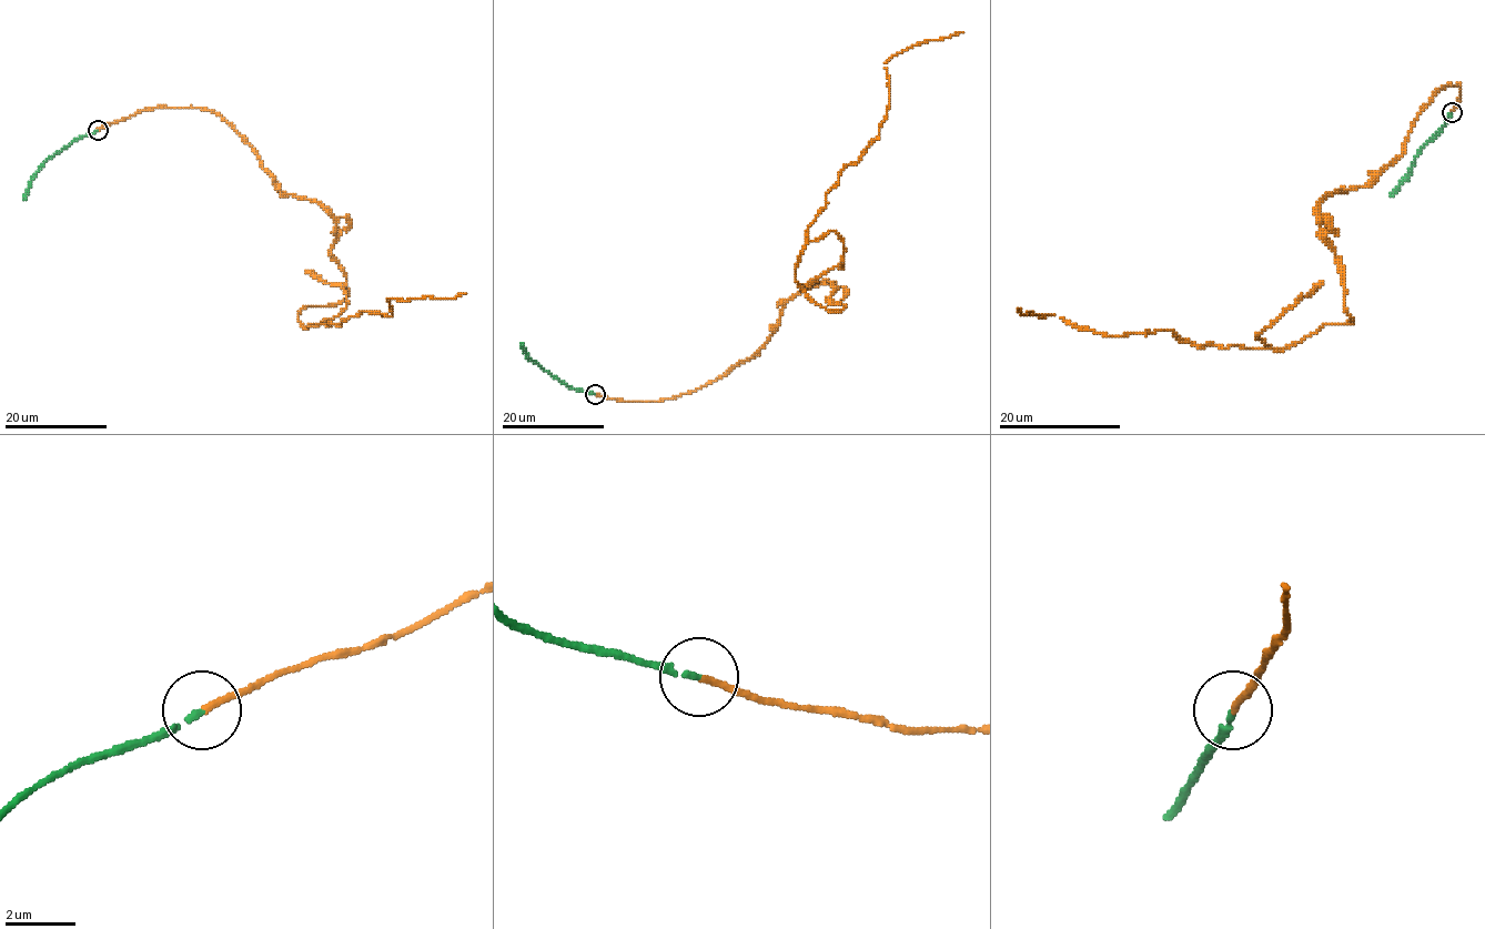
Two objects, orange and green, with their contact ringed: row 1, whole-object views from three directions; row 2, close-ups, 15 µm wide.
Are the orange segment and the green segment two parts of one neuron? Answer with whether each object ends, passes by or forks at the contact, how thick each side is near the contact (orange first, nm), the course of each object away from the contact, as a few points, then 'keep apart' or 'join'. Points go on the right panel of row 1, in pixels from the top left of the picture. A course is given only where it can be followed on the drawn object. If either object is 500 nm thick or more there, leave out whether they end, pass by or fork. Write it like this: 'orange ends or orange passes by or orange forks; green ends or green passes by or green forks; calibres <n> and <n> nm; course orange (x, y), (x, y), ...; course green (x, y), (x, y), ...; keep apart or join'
orange ends; green ends; calibres 170 and 160 nm; course orange (1452, 112), (1460, 83), (1366, 184), (1319, 205), (1353, 320), (1256, 349), (1017, 308); course green (1452, 112), (1416, 153), (1403, 181), (1390, 195); join

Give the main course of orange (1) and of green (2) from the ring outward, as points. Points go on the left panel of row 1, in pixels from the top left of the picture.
1: (98, 130), (198, 107), (284, 193), (316, 201), (346, 294), (307, 305), (305, 327), (466, 293)
2: (98, 130), (56, 151), (32, 179), (22, 199)

